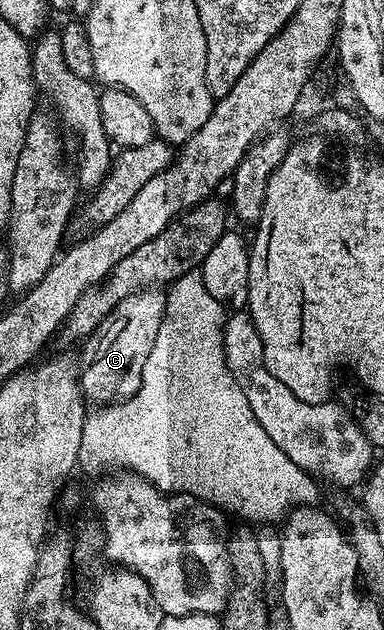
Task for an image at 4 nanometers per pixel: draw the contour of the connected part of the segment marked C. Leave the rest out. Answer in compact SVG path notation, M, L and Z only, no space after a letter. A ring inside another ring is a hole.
M147 288L129 294L116 304L116 308L112 308L112 312L108 312L108 316L104 316L104 320L100 320L98 327L85 339L81 347L80 381L82 393L91 403L126 402L140 388L144 364L148 360L148 352L152 352L156 344L156 332L160 332L166 307L166 294L160 291Z

